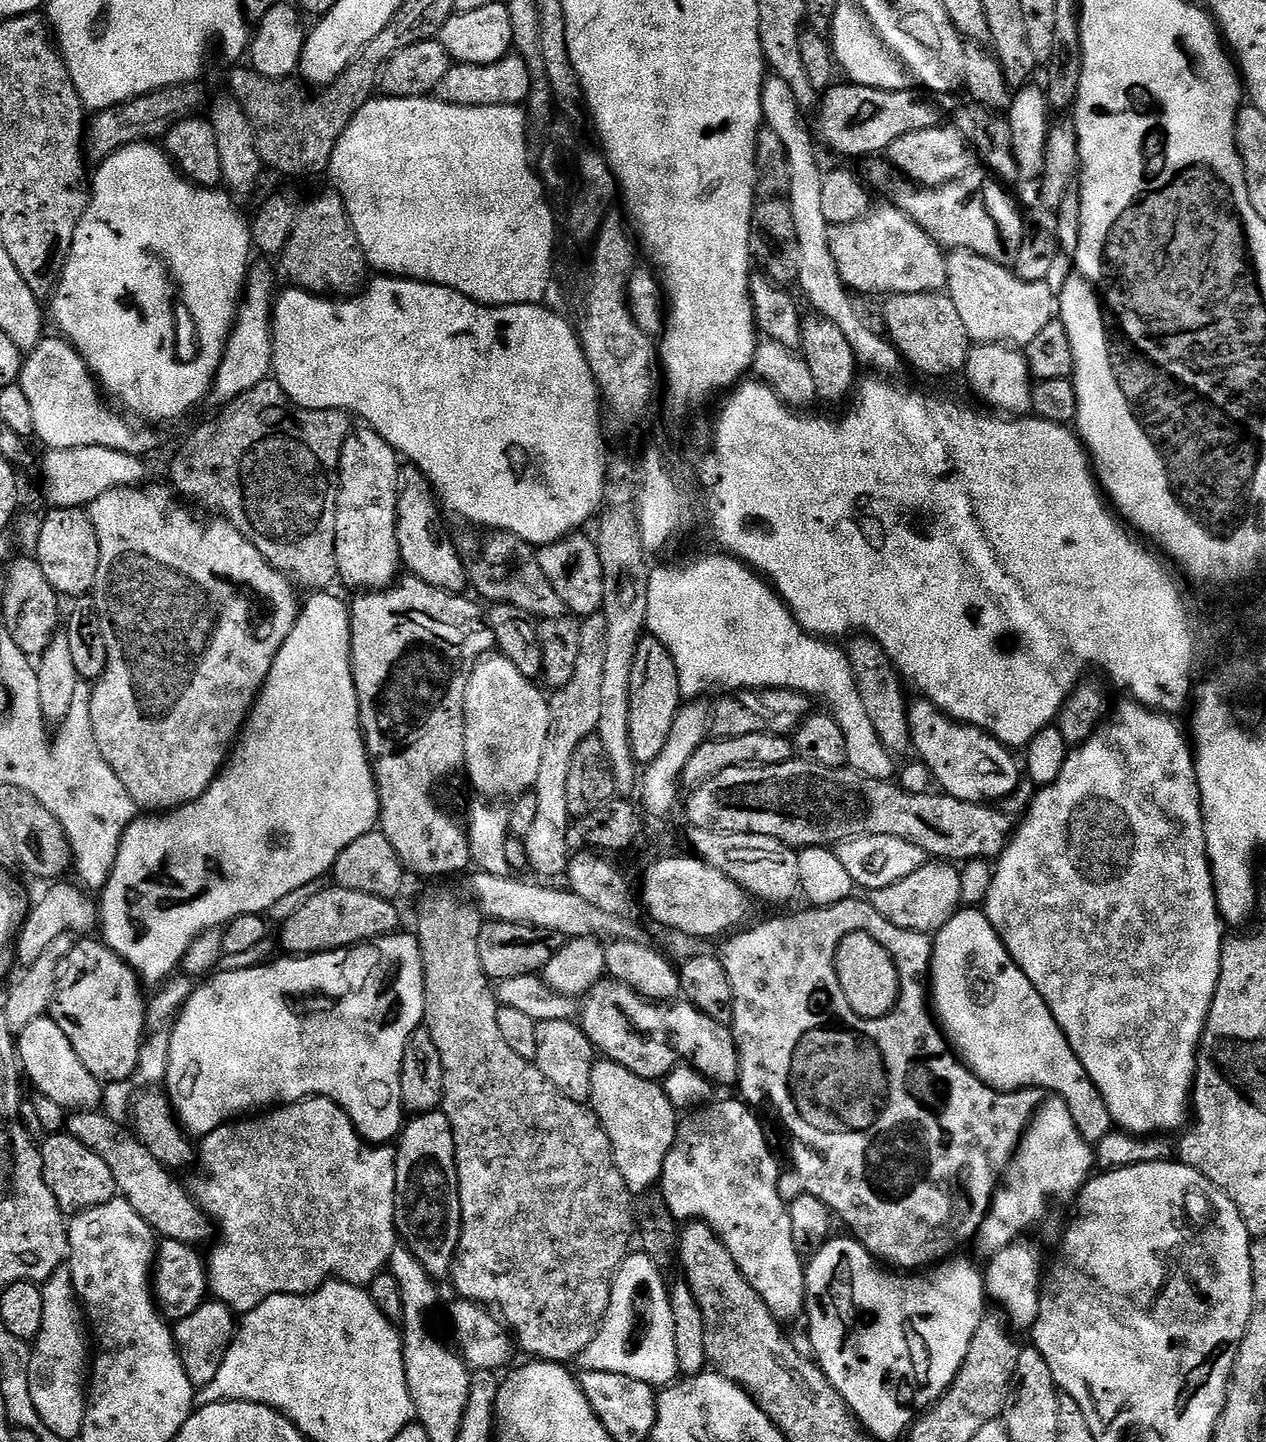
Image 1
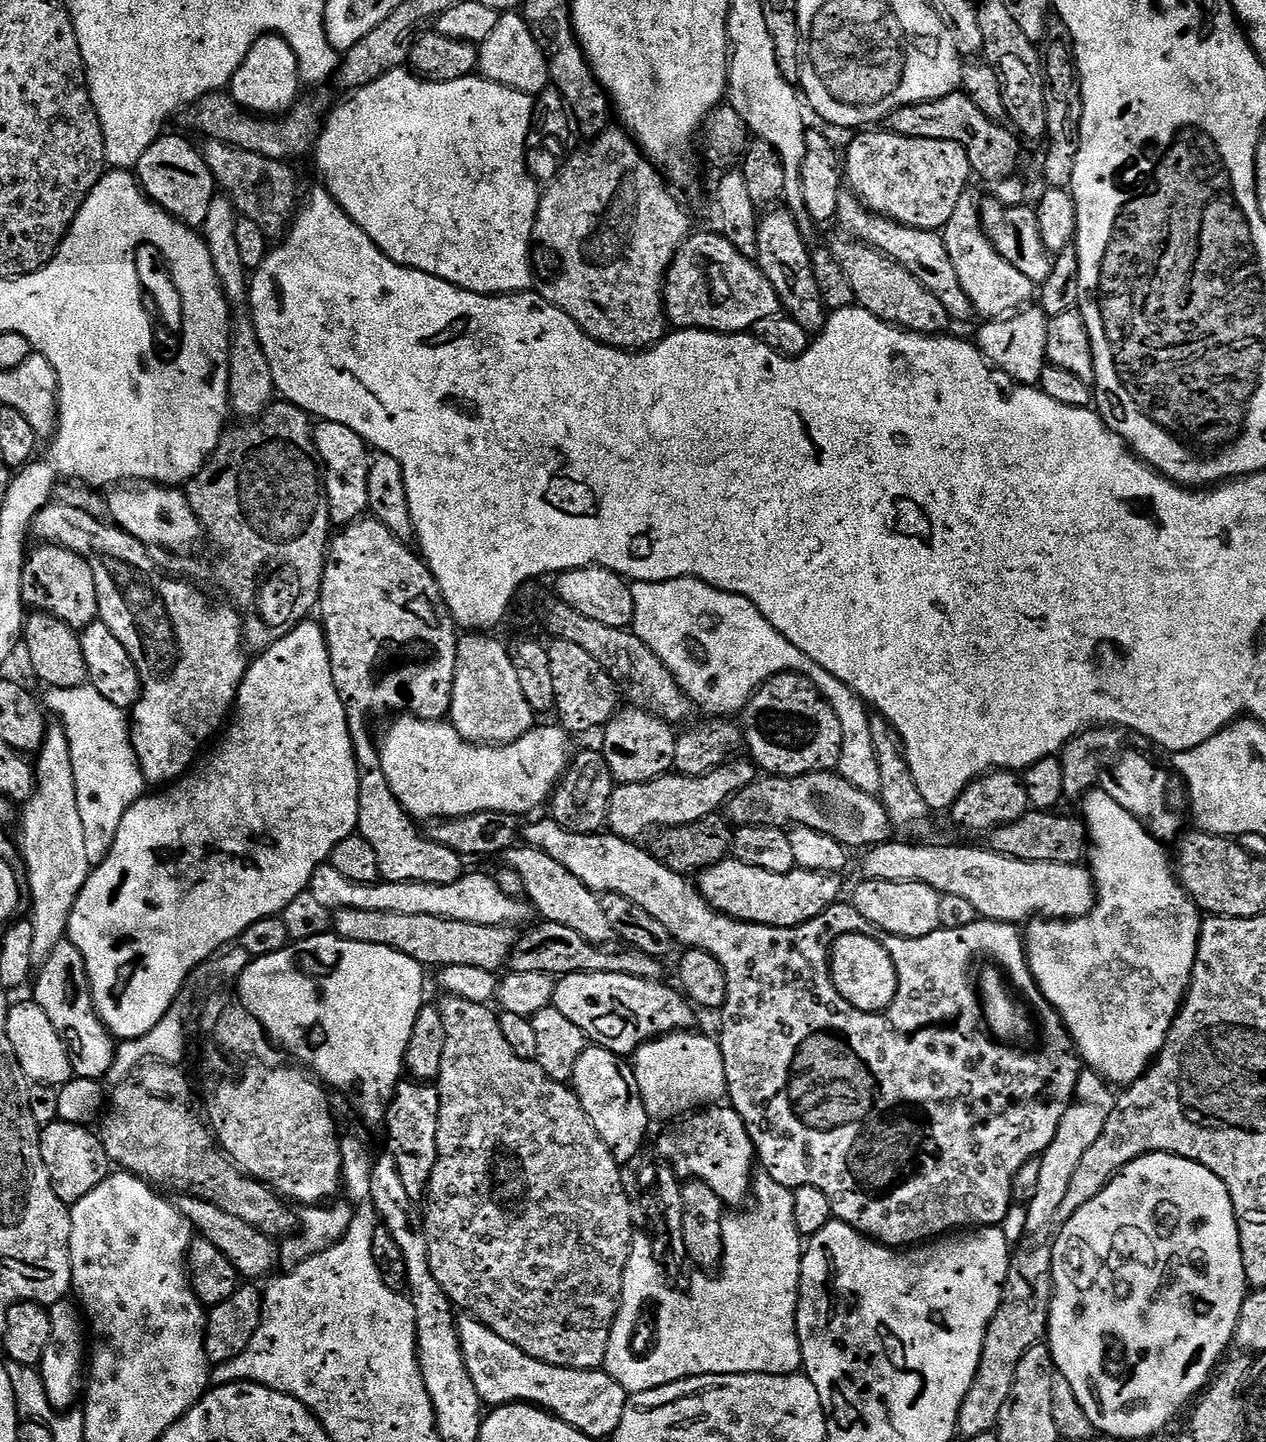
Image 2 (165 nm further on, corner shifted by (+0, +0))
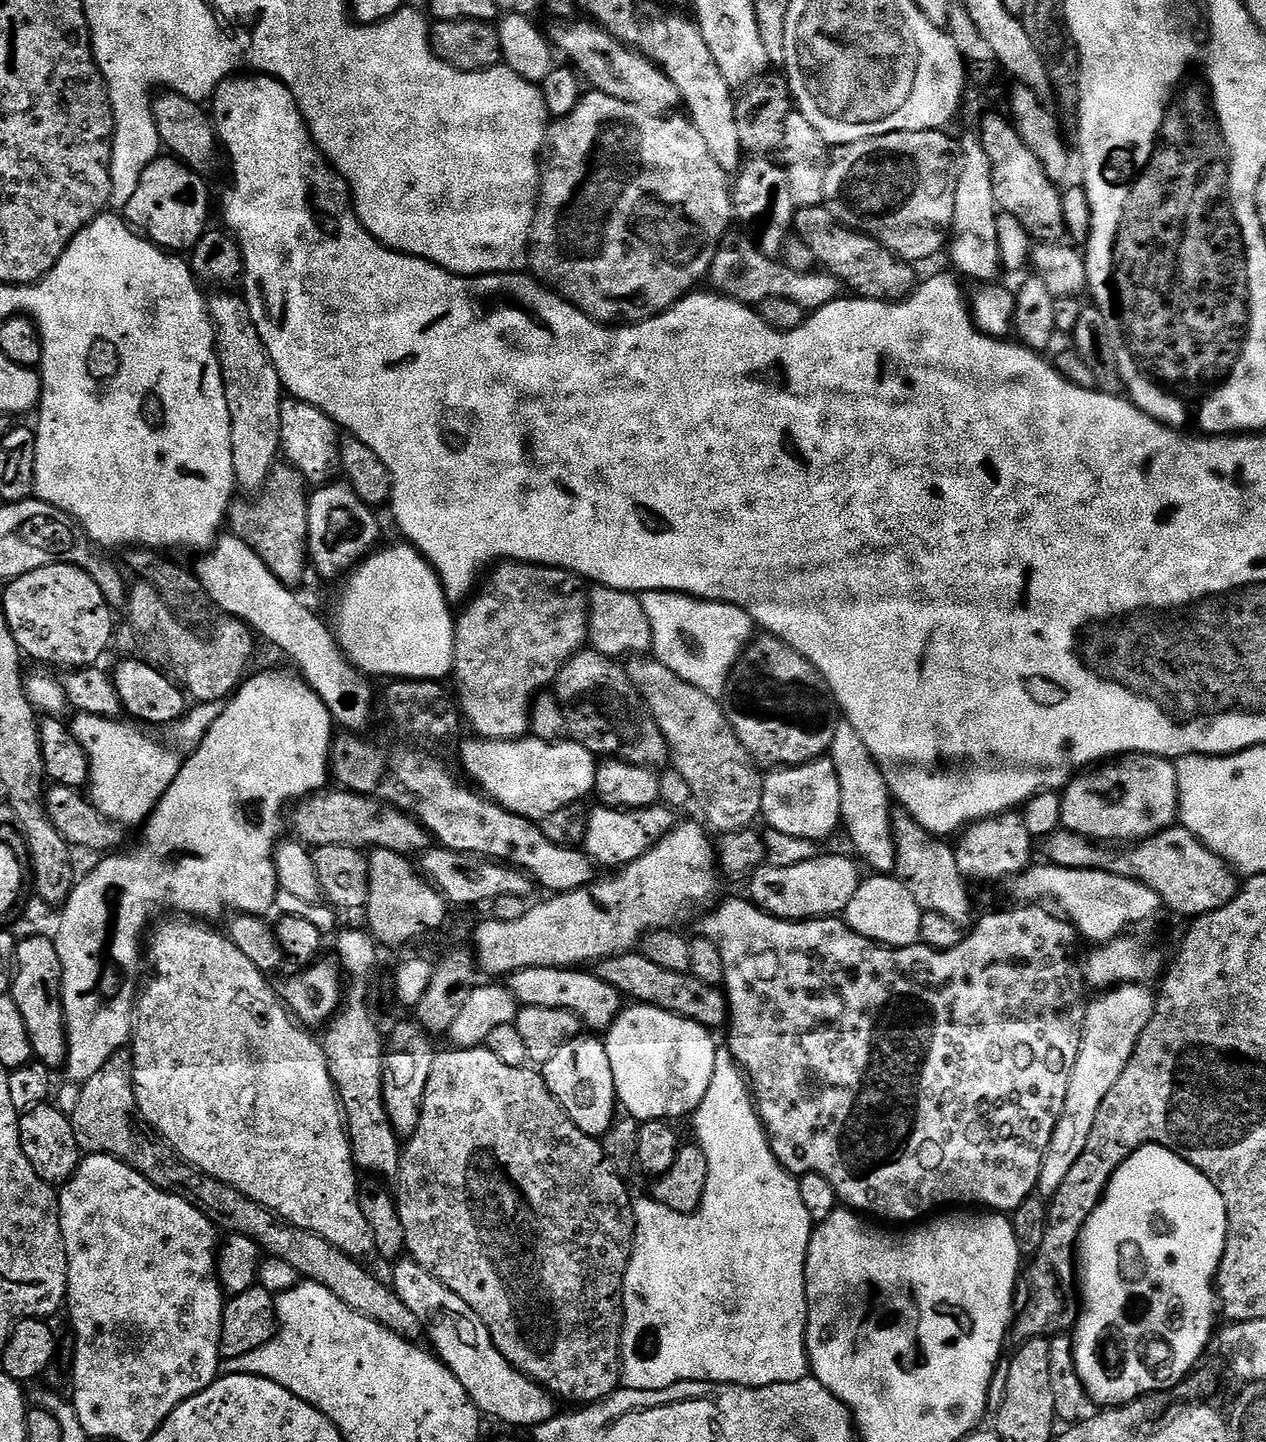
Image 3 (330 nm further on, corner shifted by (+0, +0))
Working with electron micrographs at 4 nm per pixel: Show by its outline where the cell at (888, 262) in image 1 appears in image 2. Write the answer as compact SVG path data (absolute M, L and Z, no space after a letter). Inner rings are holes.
M855 194L841 195L838 220L852 231L849 233L855 239L864 241L869 248L876 248L882 254L906 266L906 270L910 270L910 274L917 276L922 286L926 286L926 290L930 290L930 294L934 294L934 298L938 298L938 302L946 306L949 317L955 323L957 320L958 323L964 324L977 315L969 294L966 294L958 280L958 273L950 260L949 251L946 250L946 242L943 241L939 231L908 228L905 224L888 219L887 216L877 216L876 213L869 212L864 207L863 200Z

